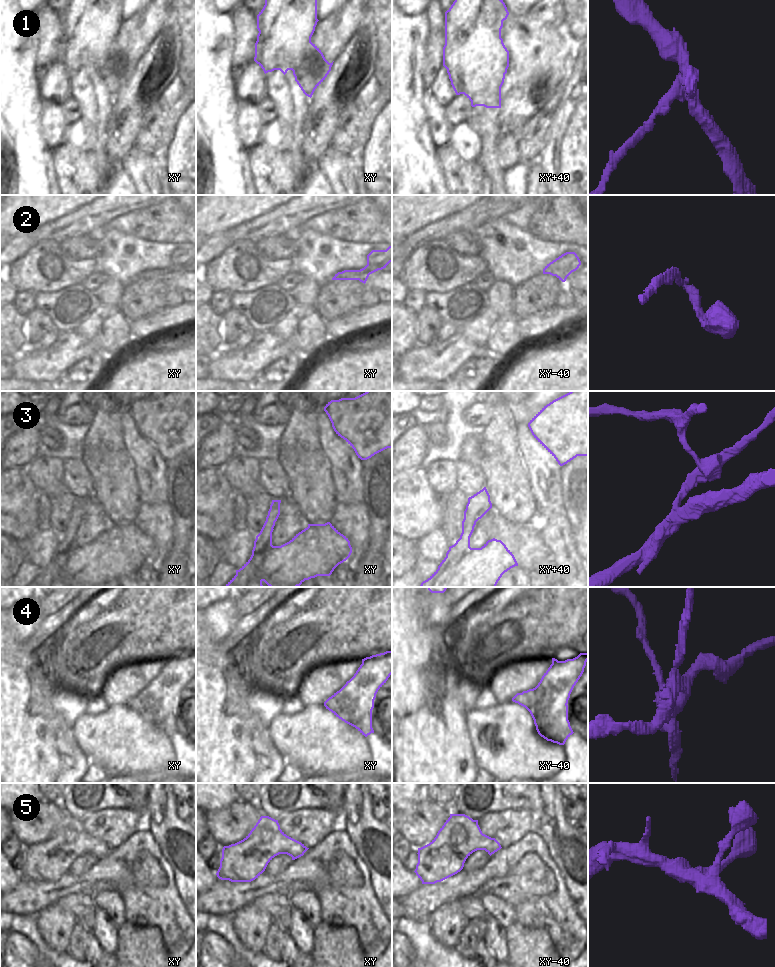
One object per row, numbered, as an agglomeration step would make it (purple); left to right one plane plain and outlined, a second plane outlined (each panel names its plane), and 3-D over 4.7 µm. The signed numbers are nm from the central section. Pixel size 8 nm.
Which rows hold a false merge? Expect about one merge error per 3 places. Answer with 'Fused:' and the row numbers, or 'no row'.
Fused: 1, 2, 3, 4

